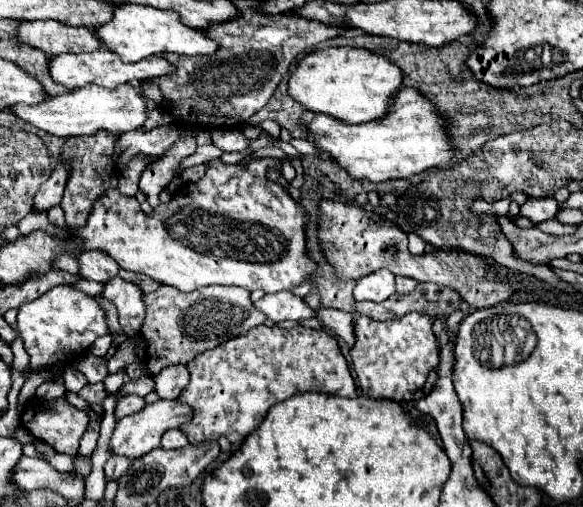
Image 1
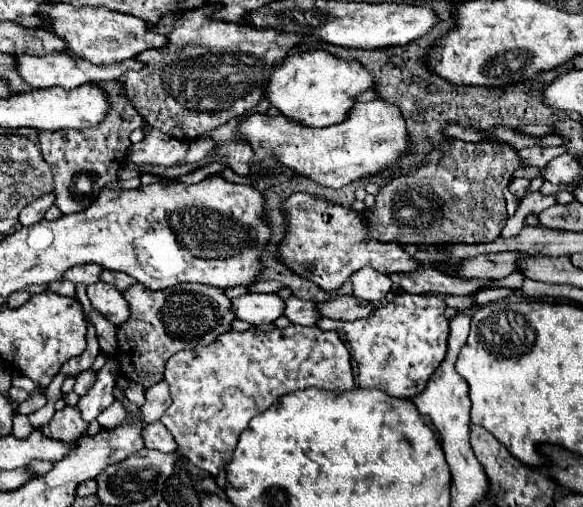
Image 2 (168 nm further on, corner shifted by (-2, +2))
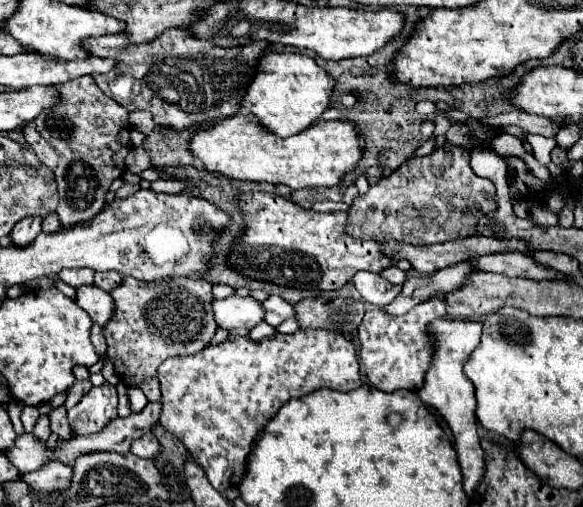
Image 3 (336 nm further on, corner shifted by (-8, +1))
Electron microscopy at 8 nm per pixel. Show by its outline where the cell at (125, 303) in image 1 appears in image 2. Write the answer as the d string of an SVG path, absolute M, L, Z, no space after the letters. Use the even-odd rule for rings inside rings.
M97 282L97 284L87 286L87 298L89 298L93 310L107 316L107 320L113 322L115 326L123 324L123 320L127 320L127 316L129 316L123 294L111 284Z

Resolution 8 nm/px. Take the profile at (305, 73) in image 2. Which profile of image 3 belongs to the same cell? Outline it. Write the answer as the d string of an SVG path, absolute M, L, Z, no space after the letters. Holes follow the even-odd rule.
M267 53L259 61L259 73L247 89L241 107L249 109L261 125L279 137L291 137L309 129L329 109L335 81L309 55L301 53Z

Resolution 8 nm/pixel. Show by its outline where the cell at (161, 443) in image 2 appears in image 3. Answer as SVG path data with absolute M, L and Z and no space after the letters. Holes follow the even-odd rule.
M149 433L149 435L143 435L141 439L133 441L131 453L137 457L157 457L157 453L161 453L161 447L157 445L157 437L153 437L153 433Z

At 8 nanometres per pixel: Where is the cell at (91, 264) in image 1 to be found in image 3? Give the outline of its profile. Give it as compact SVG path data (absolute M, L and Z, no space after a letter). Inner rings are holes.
M63 269L59 273L59 279L65 281L67 285L79 289L83 285L93 285L93 269Z

